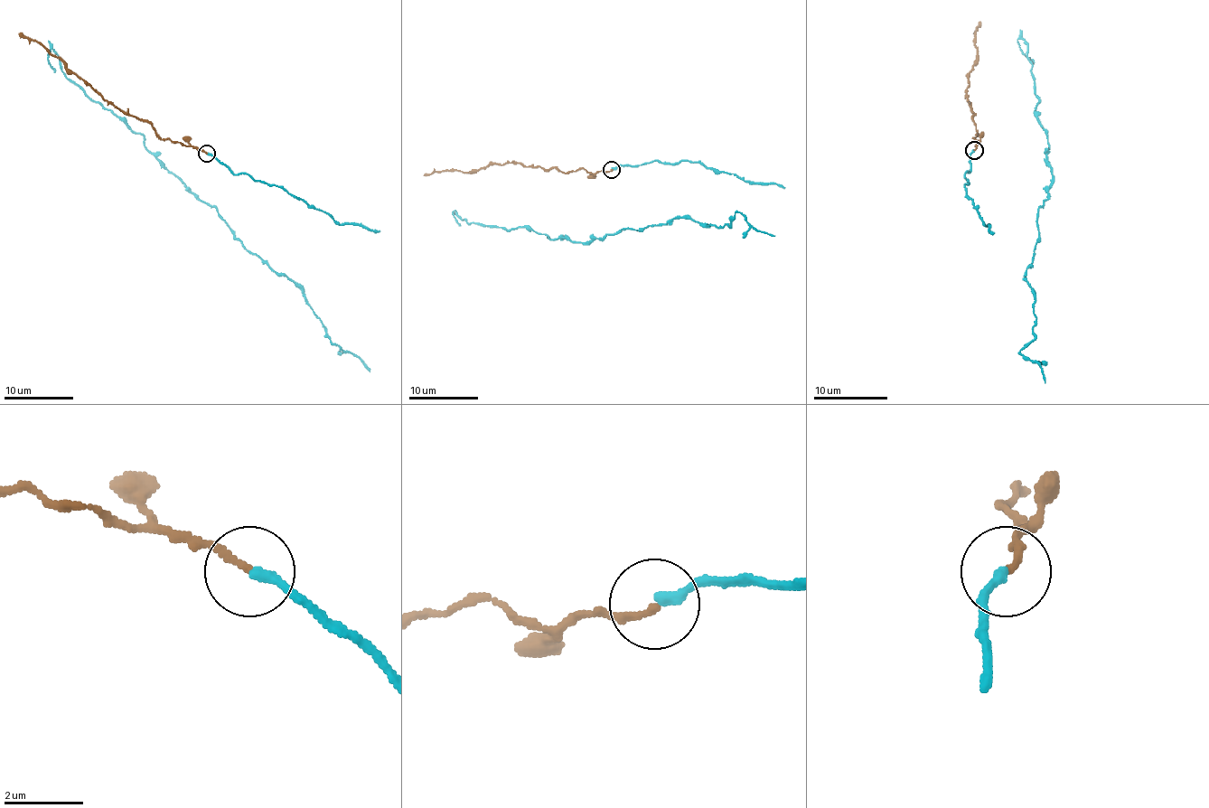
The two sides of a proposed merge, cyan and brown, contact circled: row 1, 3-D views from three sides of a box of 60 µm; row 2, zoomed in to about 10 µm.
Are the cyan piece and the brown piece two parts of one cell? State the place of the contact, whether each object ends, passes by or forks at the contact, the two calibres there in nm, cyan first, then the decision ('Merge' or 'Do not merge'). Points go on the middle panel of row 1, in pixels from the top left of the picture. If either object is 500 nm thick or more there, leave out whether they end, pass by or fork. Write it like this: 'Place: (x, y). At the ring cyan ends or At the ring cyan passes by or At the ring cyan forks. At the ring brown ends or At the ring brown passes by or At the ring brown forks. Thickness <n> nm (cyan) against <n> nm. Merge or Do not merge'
Place: (612, 169). At the ring cyan ends. At the ring brown ends. Thickness 280 nm (cyan) against 170 nm. Merge

